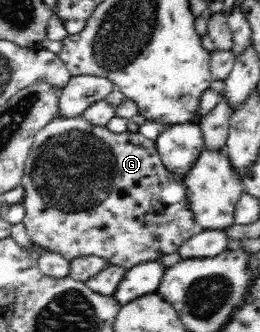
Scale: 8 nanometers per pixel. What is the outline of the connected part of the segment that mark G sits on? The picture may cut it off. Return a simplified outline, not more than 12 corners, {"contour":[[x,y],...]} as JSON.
{"contour":[[56,116],[23,224],[68,261],[130,270],[201,229],[138,131]]}

